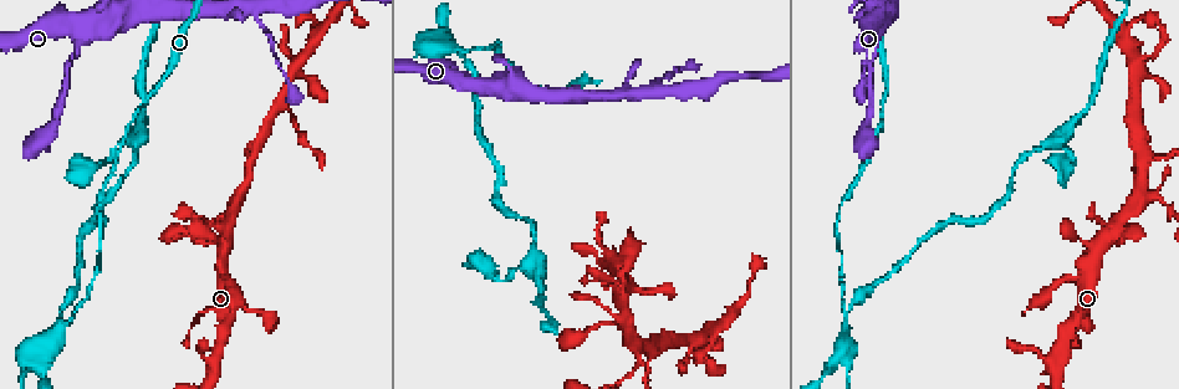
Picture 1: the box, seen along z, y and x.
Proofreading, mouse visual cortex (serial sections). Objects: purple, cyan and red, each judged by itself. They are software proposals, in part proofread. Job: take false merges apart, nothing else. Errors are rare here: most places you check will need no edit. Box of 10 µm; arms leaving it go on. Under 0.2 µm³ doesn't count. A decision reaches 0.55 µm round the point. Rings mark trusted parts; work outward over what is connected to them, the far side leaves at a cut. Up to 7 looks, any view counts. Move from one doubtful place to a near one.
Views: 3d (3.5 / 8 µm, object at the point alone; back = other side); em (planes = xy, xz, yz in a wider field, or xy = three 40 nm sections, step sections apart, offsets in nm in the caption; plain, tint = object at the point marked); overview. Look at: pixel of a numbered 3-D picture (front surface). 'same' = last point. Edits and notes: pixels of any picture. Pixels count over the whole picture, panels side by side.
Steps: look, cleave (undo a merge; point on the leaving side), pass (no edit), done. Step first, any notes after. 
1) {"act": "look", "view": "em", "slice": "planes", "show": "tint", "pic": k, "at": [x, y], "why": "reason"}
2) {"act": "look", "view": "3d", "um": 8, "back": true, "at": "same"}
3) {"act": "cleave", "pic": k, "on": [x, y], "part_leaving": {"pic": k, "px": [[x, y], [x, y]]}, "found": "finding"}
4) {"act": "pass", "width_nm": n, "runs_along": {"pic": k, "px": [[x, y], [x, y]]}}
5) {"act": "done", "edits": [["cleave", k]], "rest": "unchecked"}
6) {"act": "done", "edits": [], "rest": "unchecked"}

{"act": "look", "view": "3d", "um": 3.5, "pic": 1, "at": [875, 55], "why": "thick turns thin"}

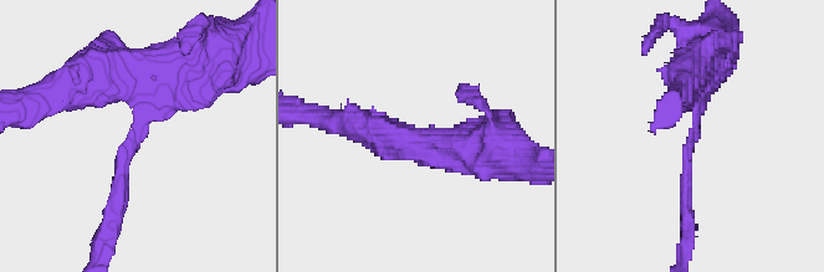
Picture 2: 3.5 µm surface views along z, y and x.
{"act": "look", "view": "em", "slice": "xy", "step": 2, "show": "tint", "pic": 2, "at": [137, 136], "arm_widths_nm": [150, 400], "why": "need the tissue"}

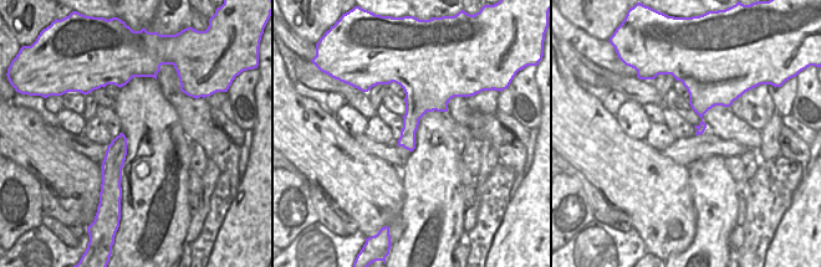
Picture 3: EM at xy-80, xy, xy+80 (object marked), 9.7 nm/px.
{"act": "pass", "runs_along": {"pic": 2, "px": [[136, 66], [151, 108], [121, 165], [117, 215]]}, "found": "one cell here"}

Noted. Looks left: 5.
{"act": "look", "view": "3d", "um": 8, "pic": 1, "at": [66, 319], "why": "small branch off a trunk"}

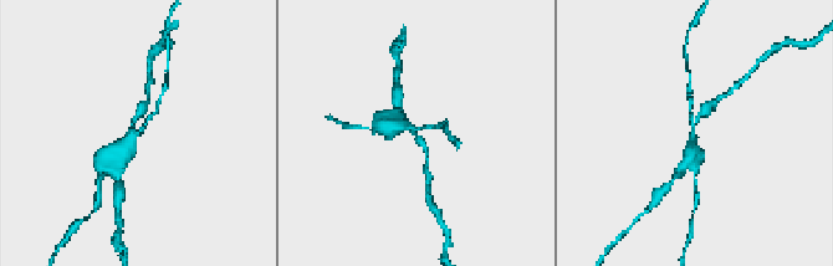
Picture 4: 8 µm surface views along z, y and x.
{"act": "look", "view": "em", "slice": "planes", "show": "tint", "at": "same", "arms": 3, "arm_widths_nm": [150, 250, 350]}

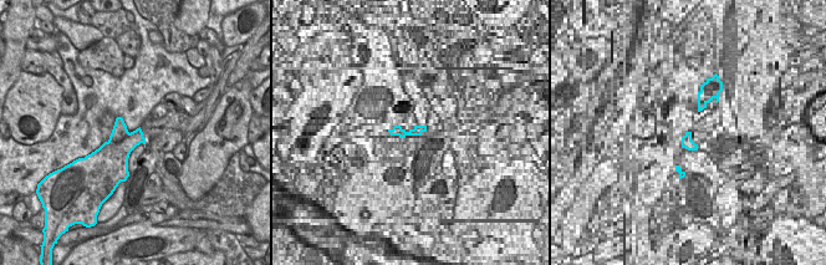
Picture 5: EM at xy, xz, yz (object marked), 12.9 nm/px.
{"act": "cleave", "pic": 4, "on": [142, 110], "part_leaving": {"pic": 4, "px": [[134, 129], [131, 124], [149, 95]]}, "found": "two cells meet here"}

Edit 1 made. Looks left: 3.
{"act": "look", "view": "overview"}

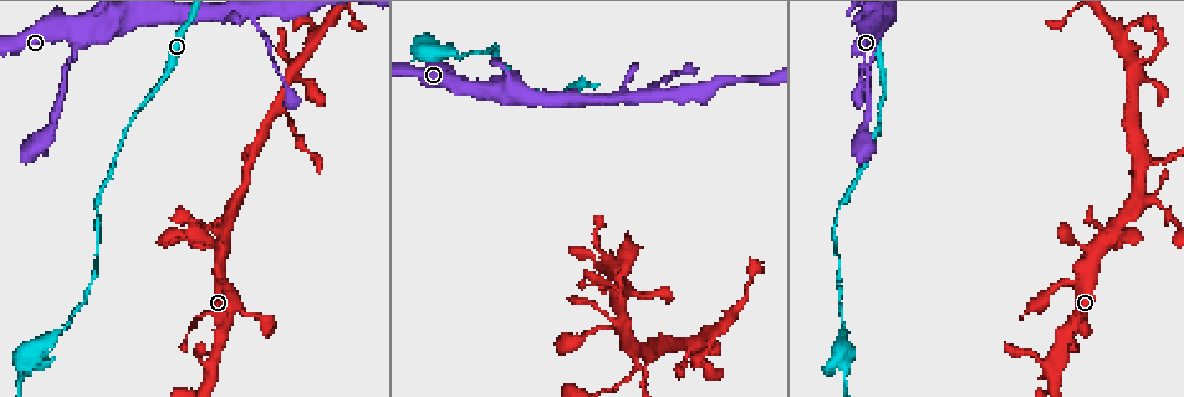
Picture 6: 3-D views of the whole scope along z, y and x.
{"act": "look", "view": "3d", "um": 3.5, "pic": 6, "at": [632, 345], "why": "three-way junction"}

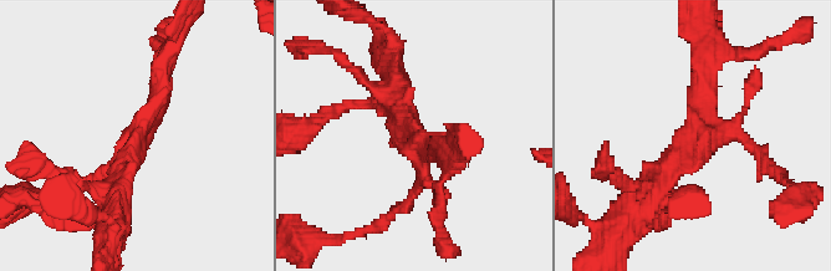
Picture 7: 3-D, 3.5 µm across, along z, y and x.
{"act": "look", "view": "em", "slice": "xy", "step": 3, "show": "tint", "pic": 7, "at": [697, 143], "why": "need the tissue"}

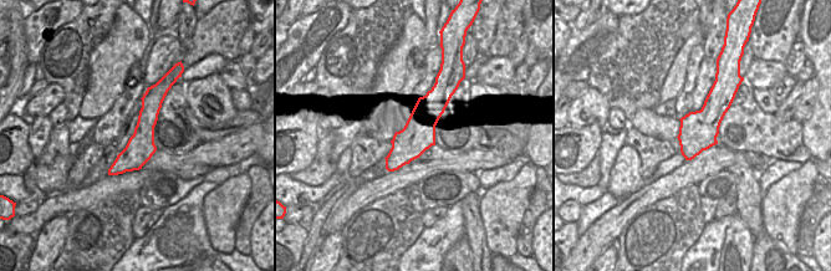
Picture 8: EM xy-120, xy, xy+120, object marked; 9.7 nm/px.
{"act": "pass", "runs_along": {"pic": 7, "px": [[647, 198], [698, 141], [708, 65]]}, "found": "all the same cell"}

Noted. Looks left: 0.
{"act": "done", "edits": [["cleave", 4]], "rest": "unchecked"}

